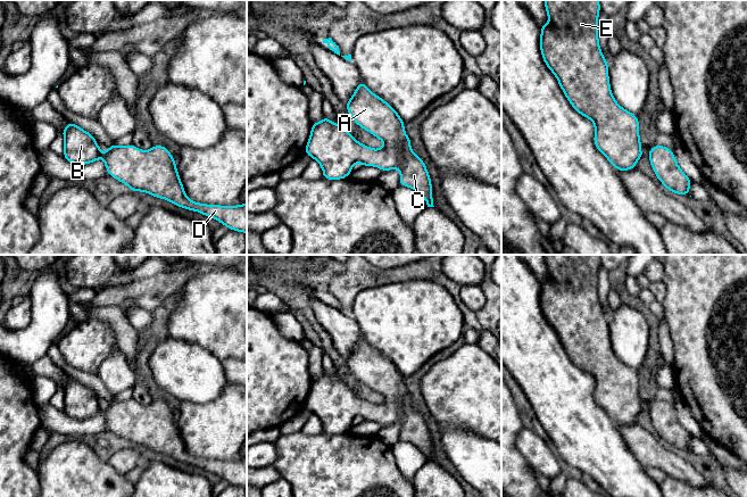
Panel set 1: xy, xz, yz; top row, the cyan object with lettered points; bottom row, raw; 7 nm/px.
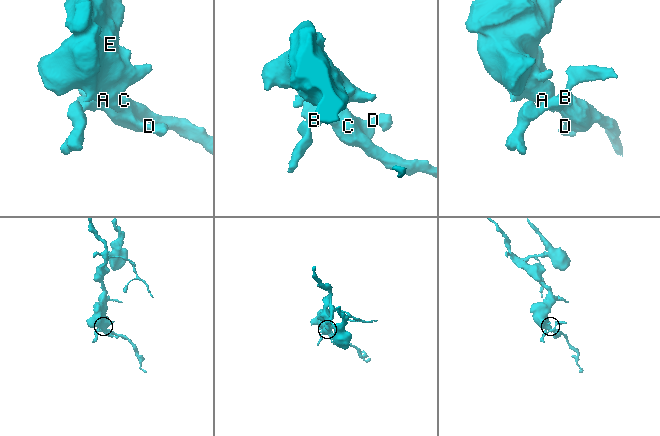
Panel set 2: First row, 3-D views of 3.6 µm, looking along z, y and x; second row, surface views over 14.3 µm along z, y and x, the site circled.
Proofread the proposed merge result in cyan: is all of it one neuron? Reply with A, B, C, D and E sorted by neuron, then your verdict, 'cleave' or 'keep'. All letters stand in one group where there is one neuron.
groups A B C D E; keep

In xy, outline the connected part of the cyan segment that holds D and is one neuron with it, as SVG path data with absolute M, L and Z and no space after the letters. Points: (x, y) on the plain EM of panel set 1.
M69 375L61 386L64 412L75 420L86 420L102 413L106 425L126 439L131 446L144 446L153 452L173 457L217 474L230 484L247 488L247 457L239 461L206 459L190 455L184 446L176 419L169 405L152 400L143 406L134 399L113 400L102 411L94 391Z

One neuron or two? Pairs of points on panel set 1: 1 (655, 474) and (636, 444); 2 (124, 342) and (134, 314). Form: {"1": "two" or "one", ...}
{"1": "two", "2": "two"}

